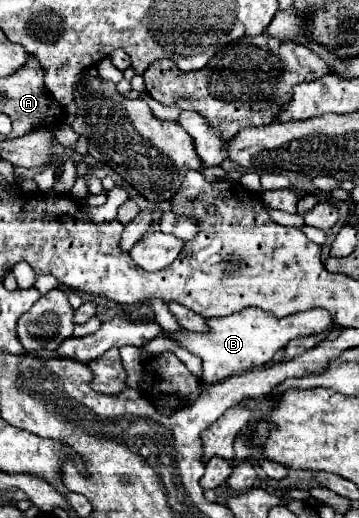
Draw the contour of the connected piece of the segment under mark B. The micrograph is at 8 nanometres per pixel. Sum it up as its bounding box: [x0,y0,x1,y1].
[173,308,333,384]

